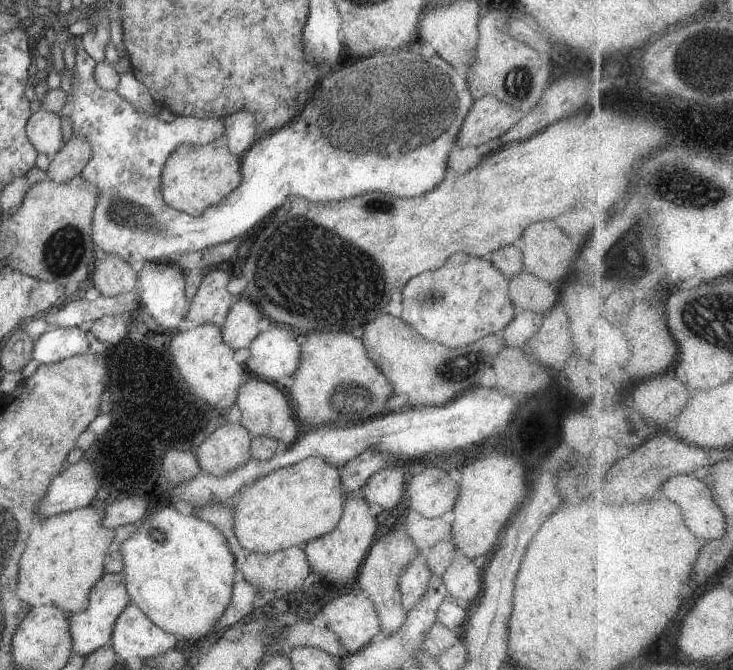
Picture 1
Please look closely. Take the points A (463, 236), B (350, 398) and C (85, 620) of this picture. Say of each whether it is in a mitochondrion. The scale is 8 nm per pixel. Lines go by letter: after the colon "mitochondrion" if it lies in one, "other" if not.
A: other
B: mitochondrion
C: other

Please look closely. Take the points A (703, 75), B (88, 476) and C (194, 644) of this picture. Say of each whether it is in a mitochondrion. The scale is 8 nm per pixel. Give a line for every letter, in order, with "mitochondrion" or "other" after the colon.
A: mitochondrion
B: other
C: other

